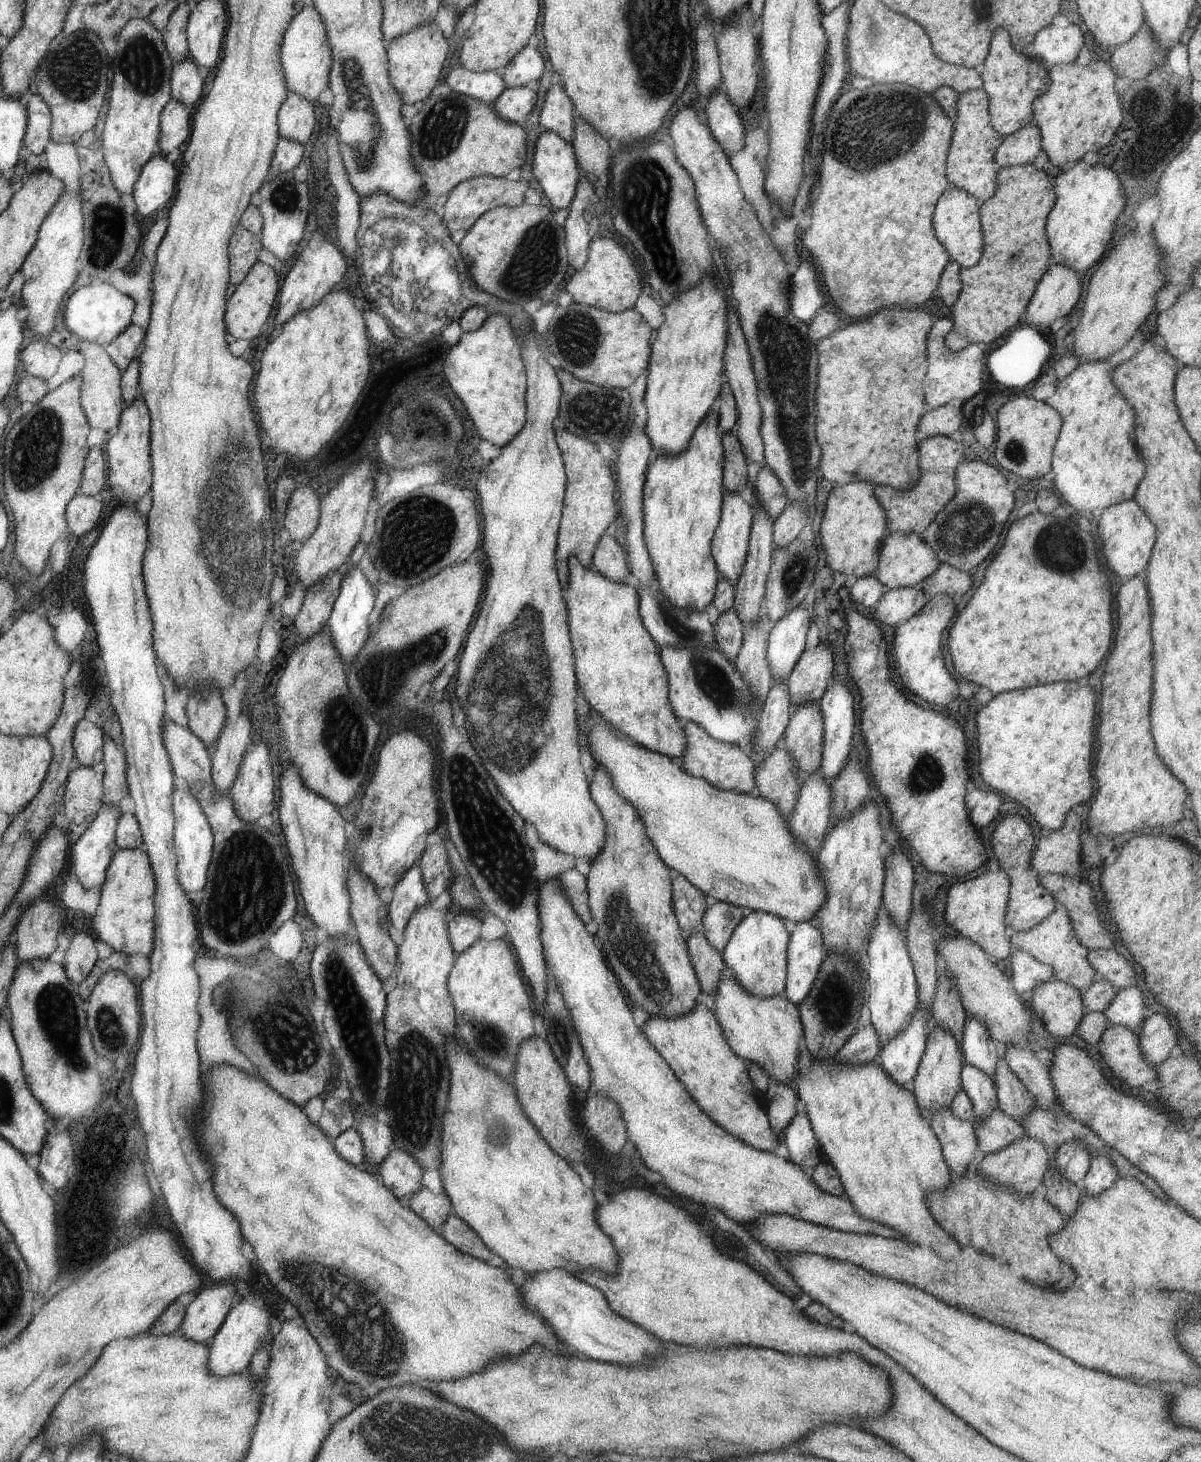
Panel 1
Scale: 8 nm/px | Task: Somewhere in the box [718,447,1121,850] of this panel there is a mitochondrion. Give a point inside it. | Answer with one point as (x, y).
(966, 528)

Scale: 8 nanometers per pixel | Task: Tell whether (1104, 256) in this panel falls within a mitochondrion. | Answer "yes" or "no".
no

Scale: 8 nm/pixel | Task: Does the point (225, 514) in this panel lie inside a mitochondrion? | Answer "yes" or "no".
yes

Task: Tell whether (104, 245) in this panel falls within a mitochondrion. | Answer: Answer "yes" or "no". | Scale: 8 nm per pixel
yes

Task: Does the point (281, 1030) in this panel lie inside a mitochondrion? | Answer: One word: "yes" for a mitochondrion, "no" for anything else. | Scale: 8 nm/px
yes

